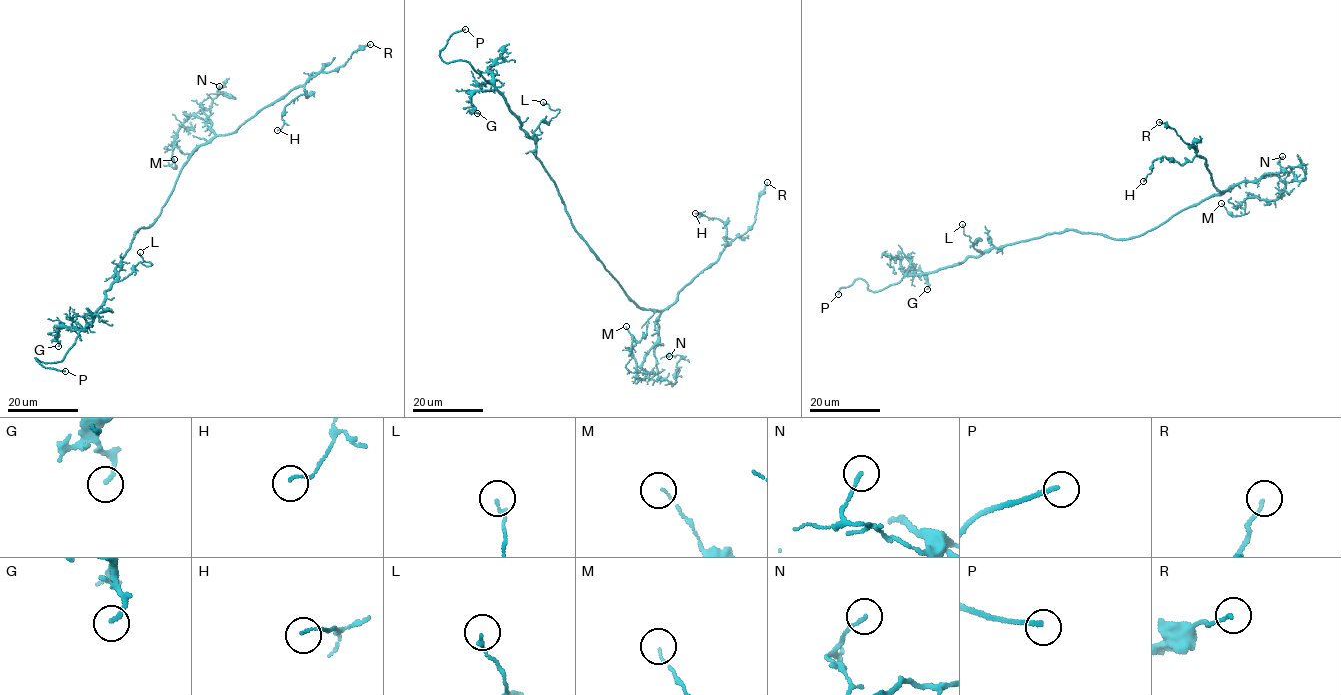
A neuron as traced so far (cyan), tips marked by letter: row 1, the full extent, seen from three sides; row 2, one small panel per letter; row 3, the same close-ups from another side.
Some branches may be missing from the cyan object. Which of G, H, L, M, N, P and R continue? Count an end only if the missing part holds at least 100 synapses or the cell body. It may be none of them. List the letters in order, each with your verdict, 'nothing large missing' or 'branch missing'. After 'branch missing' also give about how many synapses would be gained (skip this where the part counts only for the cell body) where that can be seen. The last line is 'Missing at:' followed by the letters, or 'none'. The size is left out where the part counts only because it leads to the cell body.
G: nothing large missing
H: nothing large missing
L: nothing large missing
M: nothing large missing
N: nothing large missing
P: branch missing
R: nothing large missing
Missing at: P

